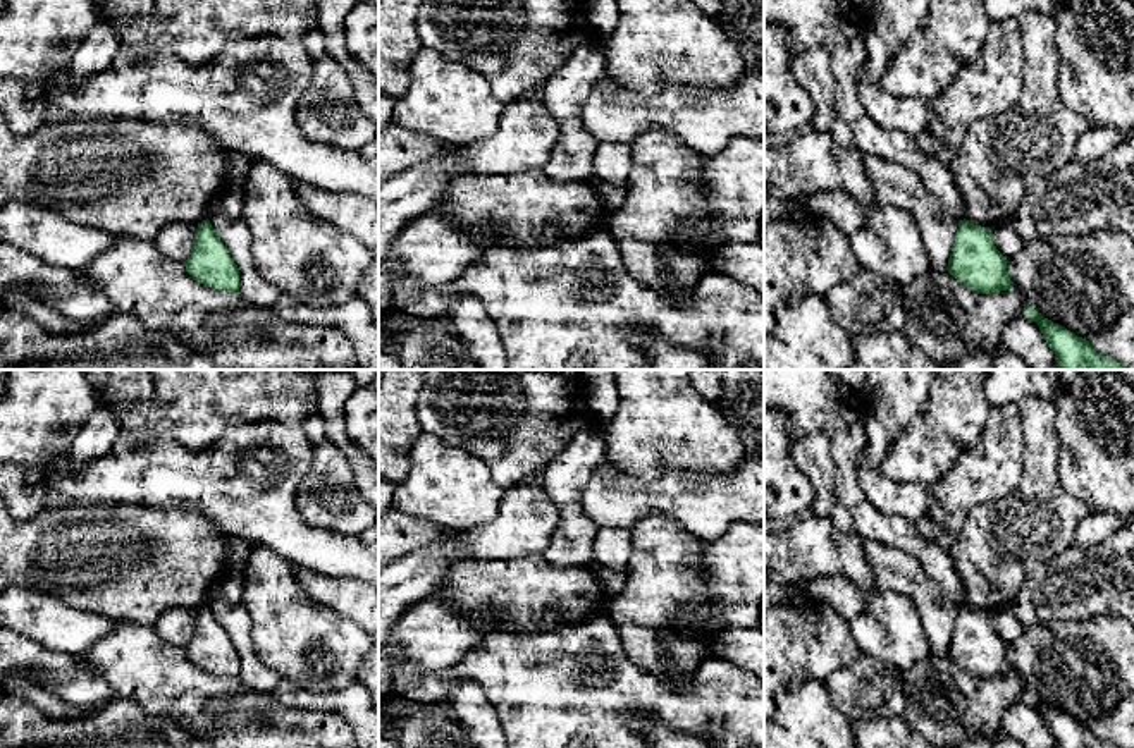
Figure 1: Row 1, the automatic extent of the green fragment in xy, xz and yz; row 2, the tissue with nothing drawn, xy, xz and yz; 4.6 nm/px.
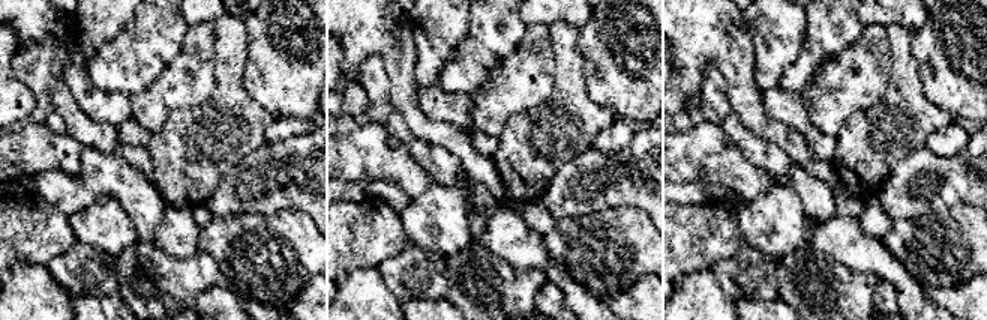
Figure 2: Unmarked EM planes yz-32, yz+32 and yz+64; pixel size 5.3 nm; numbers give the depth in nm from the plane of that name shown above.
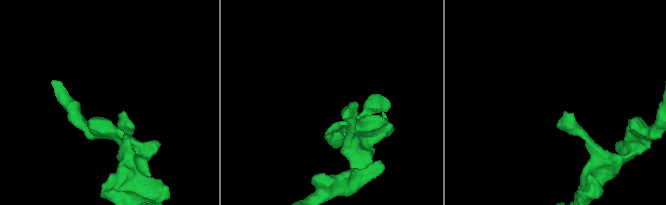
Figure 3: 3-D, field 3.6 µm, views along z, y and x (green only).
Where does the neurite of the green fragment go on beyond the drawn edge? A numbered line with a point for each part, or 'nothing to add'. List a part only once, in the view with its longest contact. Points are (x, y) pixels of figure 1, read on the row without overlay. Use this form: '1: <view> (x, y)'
nothing to add

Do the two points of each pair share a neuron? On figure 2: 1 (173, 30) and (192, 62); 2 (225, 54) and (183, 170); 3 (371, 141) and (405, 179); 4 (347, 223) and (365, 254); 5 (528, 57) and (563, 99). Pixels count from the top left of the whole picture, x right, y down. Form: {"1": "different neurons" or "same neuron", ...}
{"1": "different neurons", "2": "same neuron", "3": "same neuron", "4": "same neuron", "5": "different neurons"}

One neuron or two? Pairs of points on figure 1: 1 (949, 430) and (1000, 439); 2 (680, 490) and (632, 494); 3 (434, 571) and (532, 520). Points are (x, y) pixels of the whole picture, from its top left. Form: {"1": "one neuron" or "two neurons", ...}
{"1": "two neurons", "2": "one neuron", "3": "one neuron"}

